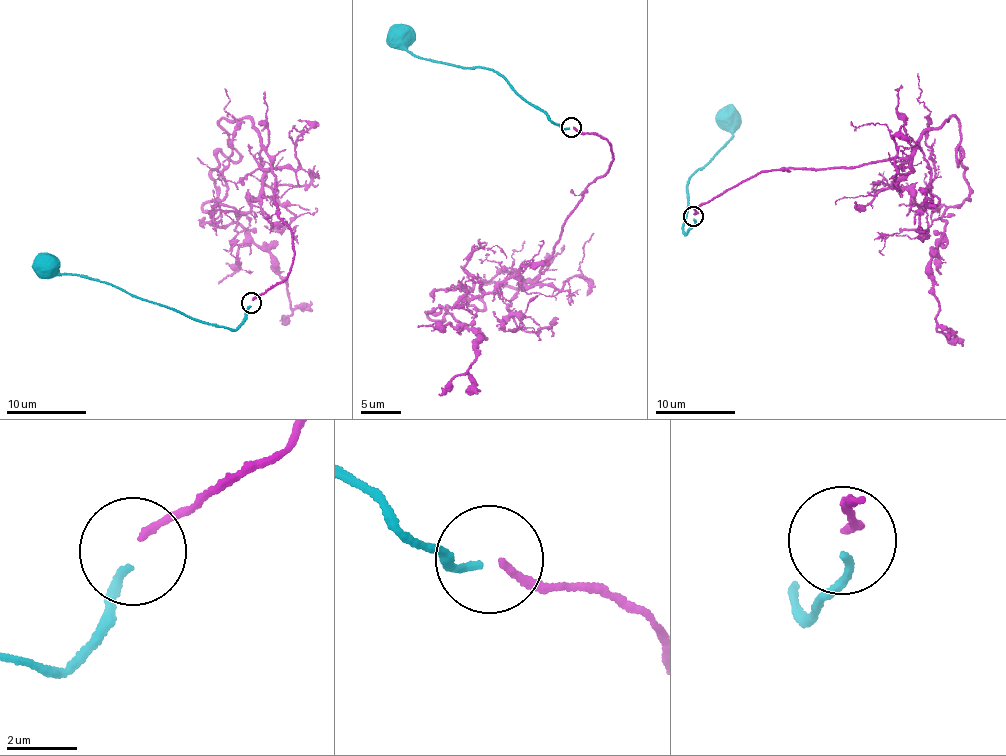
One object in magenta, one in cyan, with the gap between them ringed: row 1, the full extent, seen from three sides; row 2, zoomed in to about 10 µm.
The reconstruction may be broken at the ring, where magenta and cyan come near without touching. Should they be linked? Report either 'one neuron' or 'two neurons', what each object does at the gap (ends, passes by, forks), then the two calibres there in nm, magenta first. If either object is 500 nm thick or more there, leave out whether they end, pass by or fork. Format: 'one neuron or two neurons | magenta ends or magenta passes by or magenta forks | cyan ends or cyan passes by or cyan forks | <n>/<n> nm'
two neurons | magenta ends | cyan ends | 200/220 nm

